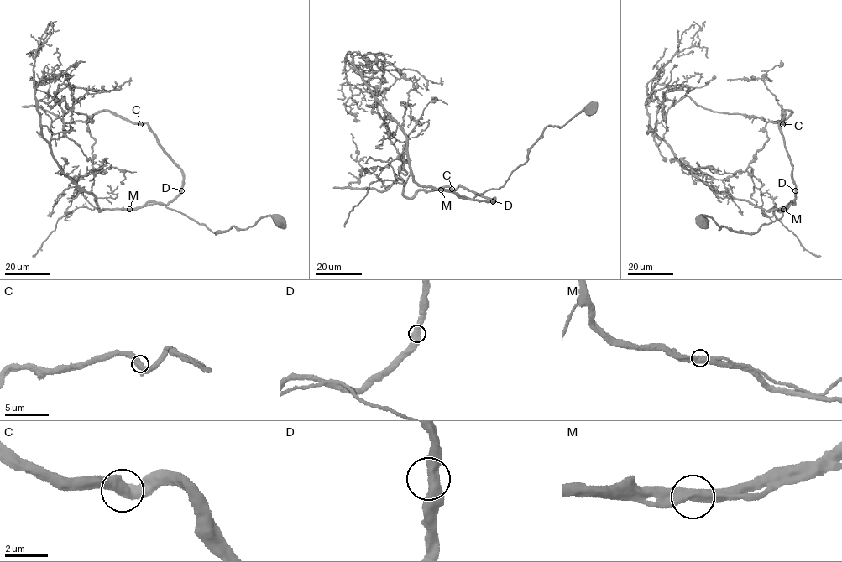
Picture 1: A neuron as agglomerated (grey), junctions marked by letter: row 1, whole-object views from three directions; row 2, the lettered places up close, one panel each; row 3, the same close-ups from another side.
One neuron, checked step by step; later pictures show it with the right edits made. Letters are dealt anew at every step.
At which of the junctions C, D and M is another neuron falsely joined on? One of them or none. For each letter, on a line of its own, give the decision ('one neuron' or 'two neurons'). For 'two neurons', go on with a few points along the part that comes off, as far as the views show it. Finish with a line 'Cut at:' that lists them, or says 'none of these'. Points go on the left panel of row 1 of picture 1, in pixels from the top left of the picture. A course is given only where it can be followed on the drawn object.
C: one neuron
D: one neuron
M: one neuron
Cut at: none of these

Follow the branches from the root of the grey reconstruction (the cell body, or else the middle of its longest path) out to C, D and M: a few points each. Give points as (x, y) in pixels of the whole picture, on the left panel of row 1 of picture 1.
C: (280, 223), (263, 216), (216, 233), (162, 204), (180, 192), (183, 171), (140, 124)
D: (280, 223), (270, 216), (263, 216), (245, 229), (232, 226), (216, 233), (162, 204), (169, 203), (181, 190)
M: (280, 223), (270, 216), (263, 216), (245, 229), (232, 226), (216, 233), (161, 202), (129, 210)

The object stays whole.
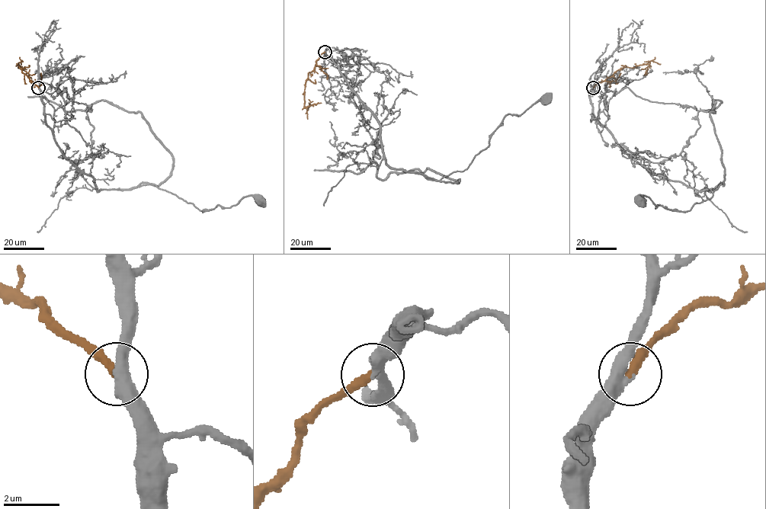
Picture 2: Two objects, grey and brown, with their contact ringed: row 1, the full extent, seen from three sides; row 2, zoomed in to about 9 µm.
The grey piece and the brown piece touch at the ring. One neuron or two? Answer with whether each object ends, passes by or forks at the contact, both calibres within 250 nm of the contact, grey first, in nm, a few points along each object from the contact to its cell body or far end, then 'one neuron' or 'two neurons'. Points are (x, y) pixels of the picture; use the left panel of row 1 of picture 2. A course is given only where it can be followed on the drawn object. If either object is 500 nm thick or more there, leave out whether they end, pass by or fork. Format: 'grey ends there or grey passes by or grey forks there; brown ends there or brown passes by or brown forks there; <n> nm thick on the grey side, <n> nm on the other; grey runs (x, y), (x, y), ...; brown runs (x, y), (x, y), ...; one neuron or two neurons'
grey passes by; brown ends there; 340 nm thick on the grey side, 320 nm on the other; grey runs (39, 87), (54, 141), (99, 191), (154, 184), (203, 212), (248, 196), (261, 202); brown runs (39, 87), (22, 72), (18, 64), (30, 75), (35, 74); one neuron

